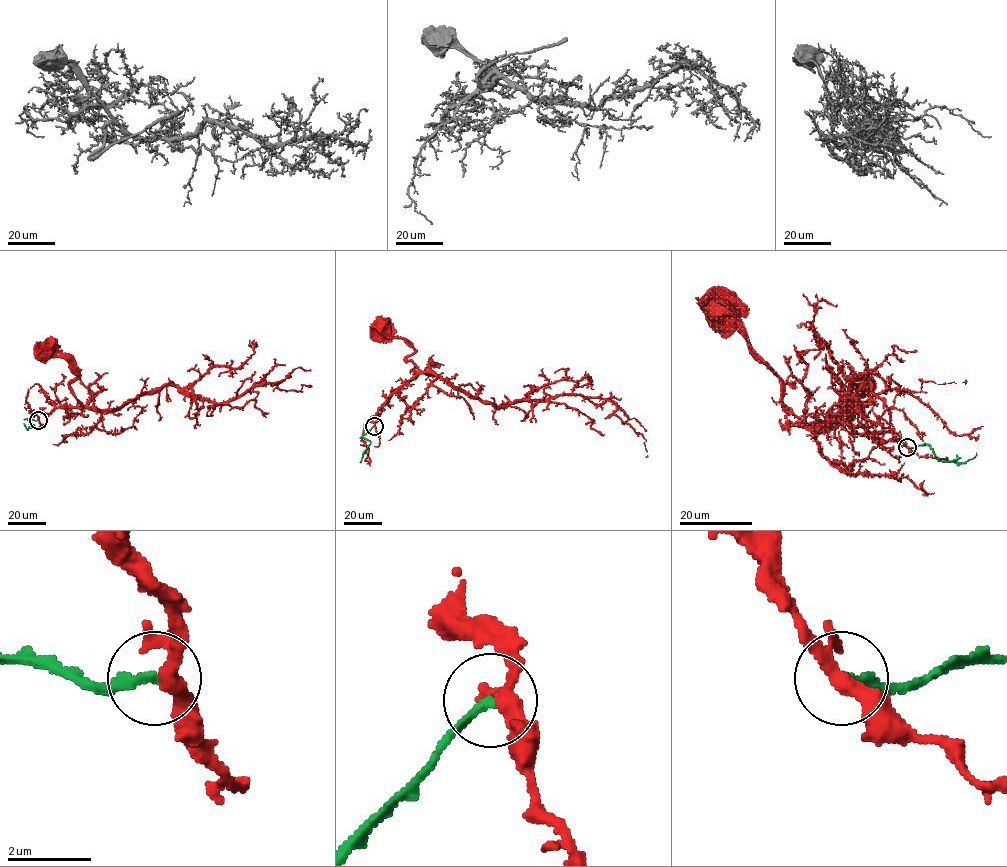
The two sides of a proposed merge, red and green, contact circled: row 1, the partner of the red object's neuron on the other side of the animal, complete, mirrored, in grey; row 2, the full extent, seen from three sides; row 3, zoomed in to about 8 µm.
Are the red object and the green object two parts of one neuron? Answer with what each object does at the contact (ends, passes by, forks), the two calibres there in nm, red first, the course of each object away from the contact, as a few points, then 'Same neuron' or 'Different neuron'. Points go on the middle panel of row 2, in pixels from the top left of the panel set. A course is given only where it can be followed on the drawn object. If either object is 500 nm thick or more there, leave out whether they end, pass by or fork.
At the ring red forks. At the ring green ends. Thickness 280 nm (red) against 200 nm. Course of red: (374, 426), (373, 417), (386, 399), (418, 371), (406, 359), (414, 349), (383, 328). Course of green: (374, 426), (362, 436), (371, 442), (360, 462). Same neuron

